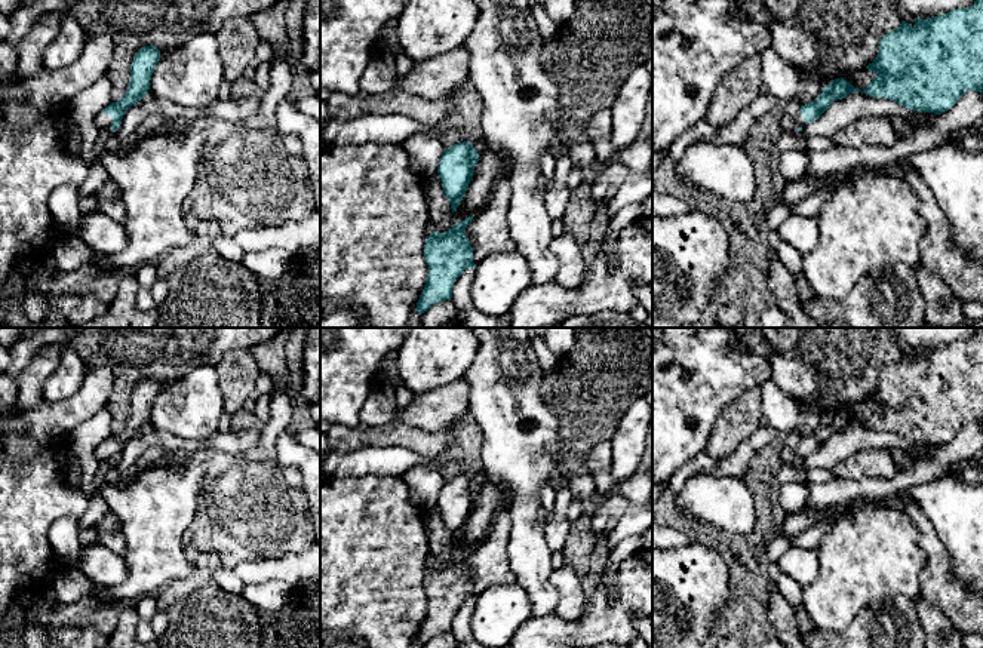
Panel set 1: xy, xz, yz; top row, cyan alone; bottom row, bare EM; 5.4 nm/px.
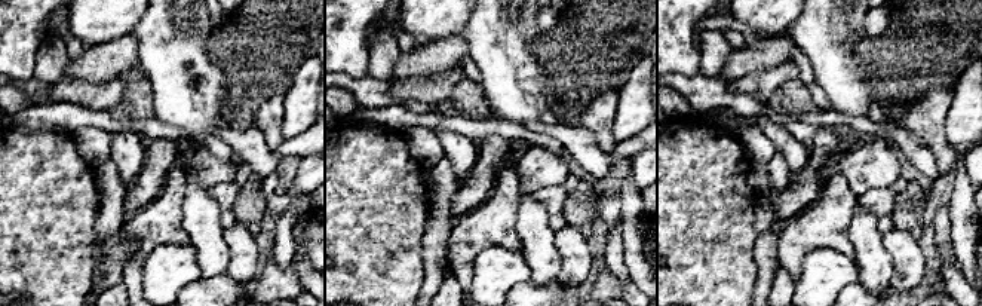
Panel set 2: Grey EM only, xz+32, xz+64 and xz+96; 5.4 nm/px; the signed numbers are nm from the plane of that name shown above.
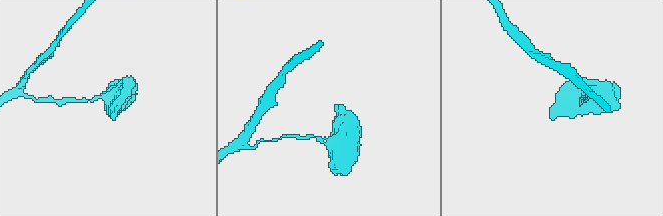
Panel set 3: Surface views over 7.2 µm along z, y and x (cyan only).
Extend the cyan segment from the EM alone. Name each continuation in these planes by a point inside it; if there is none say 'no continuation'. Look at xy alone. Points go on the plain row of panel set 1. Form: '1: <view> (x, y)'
1: xy (103, 453)

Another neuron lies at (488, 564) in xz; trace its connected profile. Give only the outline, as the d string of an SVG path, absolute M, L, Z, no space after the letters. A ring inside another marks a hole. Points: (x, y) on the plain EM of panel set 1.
M503 509L498 510L486 537L466 559L464 568L471 575L474 596L488 587L517 583L509 561L510 528L510 515Z

